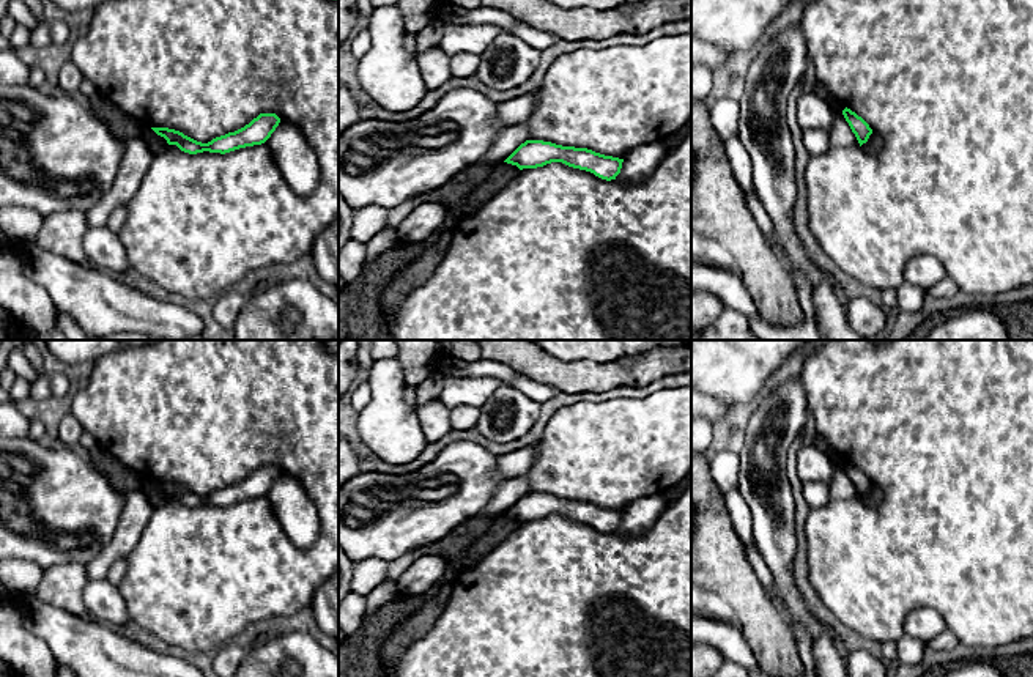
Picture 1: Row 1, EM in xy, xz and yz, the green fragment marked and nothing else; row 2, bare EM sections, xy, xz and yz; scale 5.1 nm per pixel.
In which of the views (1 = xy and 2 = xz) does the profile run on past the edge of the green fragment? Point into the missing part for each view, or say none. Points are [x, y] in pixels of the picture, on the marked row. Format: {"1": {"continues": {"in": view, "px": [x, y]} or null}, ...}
{"1": {"continues": null}, "2": {"continues": null}}

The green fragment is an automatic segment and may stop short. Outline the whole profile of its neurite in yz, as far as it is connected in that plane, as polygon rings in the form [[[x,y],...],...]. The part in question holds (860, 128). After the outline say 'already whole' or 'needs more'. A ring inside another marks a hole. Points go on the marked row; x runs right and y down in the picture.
[[[847,107],[842,110],[842,115],[849,123],[852,132],[855,134],[860,146],[866,143],[869,135],[872,134],[872,129],[869,128],[869,124]]] | already whole

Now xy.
[[[260,113],[244,128],[216,137],[208,143],[197,142],[180,131],[168,128],[151,128],[157,135],[164,137],[168,145],[176,145],[181,151],[197,154],[209,153],[230,153],[239,148],[265,143],[279,126],[280,118],[276,113]]] | already whole

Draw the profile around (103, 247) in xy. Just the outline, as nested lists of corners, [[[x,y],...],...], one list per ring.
[[[107,227],[87,228],[83,250],[90,265],[123,277],[129,268],[128,253],[117,233]]]

